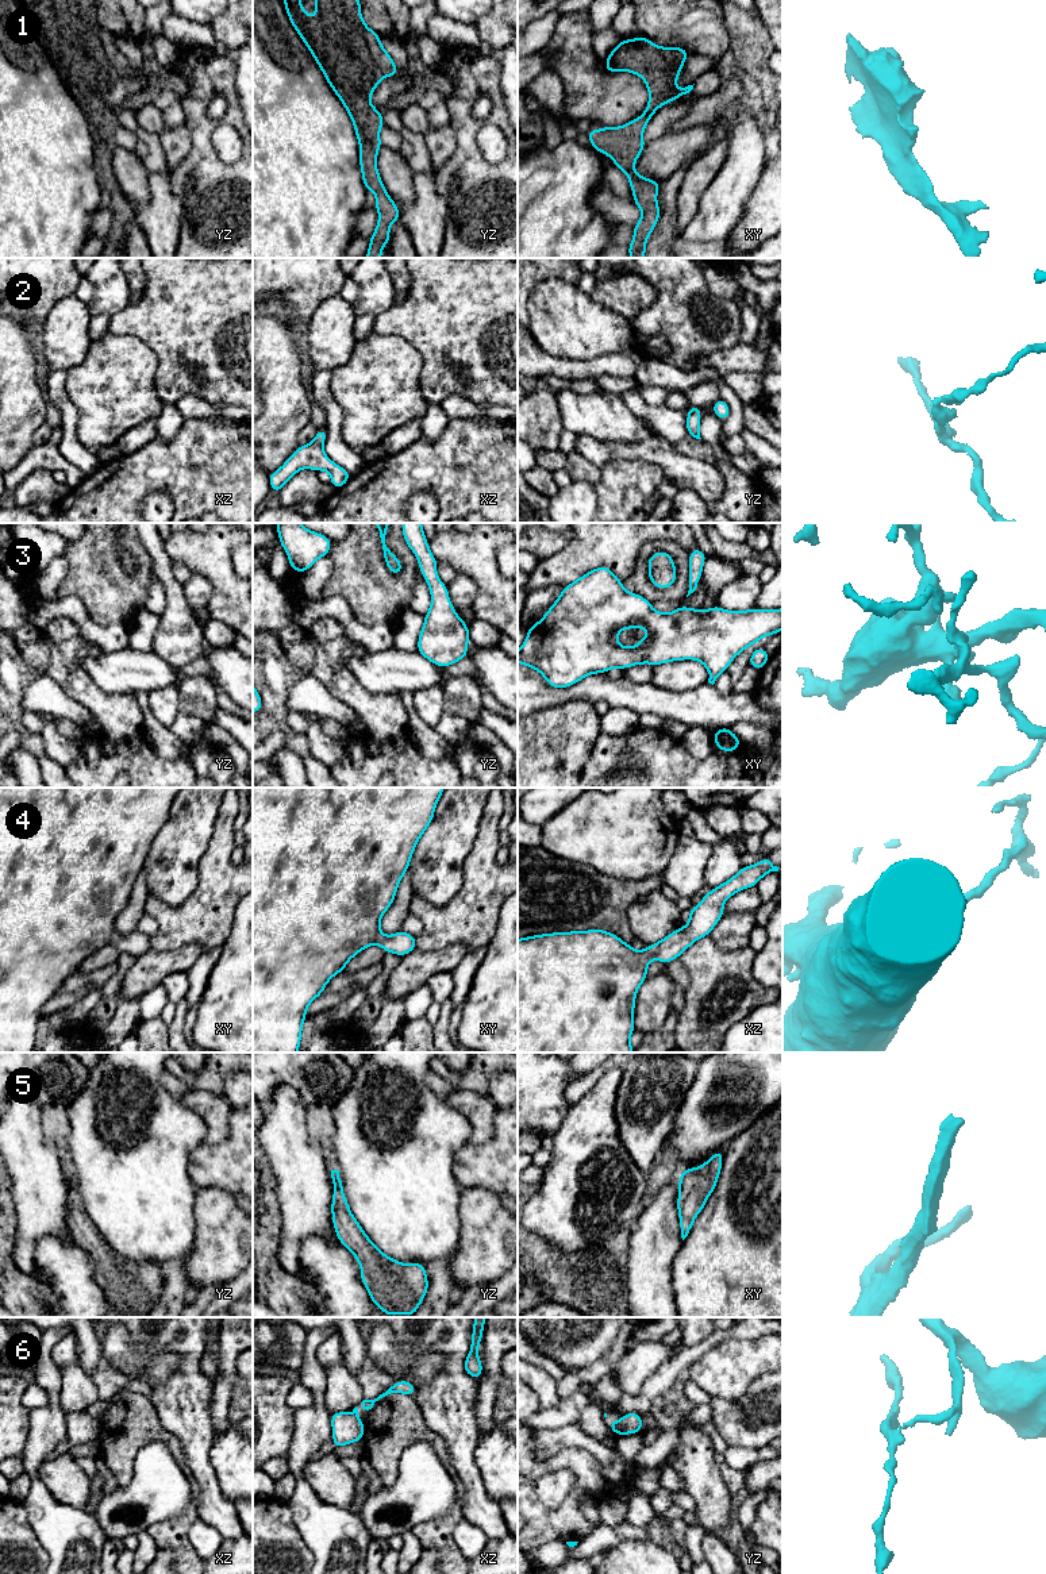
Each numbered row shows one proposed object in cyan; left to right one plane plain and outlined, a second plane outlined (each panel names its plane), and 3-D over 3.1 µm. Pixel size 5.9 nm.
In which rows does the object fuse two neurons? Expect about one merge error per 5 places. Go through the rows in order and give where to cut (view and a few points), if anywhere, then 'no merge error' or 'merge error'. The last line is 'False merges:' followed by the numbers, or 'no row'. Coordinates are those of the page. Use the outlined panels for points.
1: no cut | no merge error
2: no cut | no merge error
3: no cut | no merge error
4: no cut | no merge error
5: no cut | no merge error
6: yz (616, 1423), (611, 1428) | merge error
False merges: 6

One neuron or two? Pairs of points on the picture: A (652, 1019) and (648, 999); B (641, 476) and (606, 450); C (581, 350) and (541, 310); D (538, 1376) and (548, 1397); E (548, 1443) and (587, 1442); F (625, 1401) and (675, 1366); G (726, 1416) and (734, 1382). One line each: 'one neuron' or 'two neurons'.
A: one neuron
B: two neurons
C: one neuron
D: one neuron
E: one neuron
F: one neuron
G: two neurons

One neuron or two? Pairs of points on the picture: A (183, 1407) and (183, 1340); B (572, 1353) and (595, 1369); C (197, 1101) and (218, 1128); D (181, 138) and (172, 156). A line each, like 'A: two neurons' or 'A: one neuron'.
A: one neuron
B: two neurons
C: one neuron
D: one neuron

